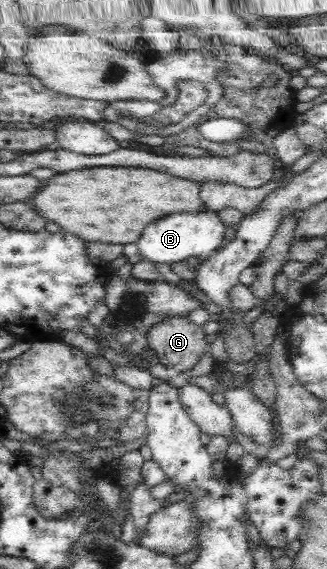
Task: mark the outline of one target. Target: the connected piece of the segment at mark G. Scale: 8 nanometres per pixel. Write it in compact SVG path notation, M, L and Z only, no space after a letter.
M184 316L165 318L153 324L147 332L148 351L159 359L167 369L177 368L183 372L191 369L208 349L208 340L201 326L196 326Z

